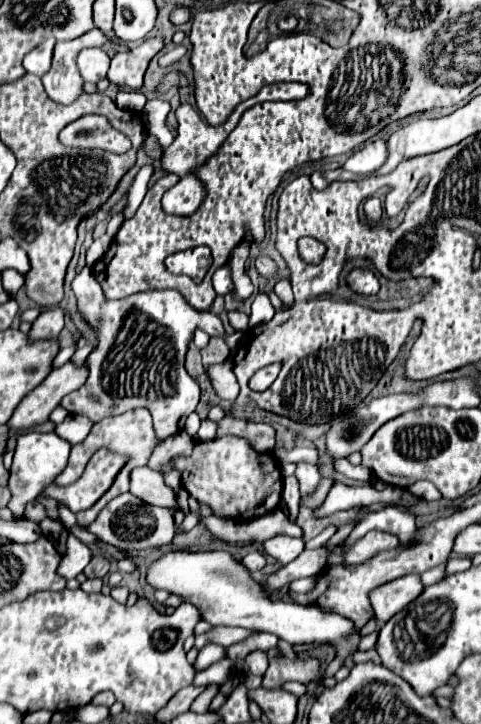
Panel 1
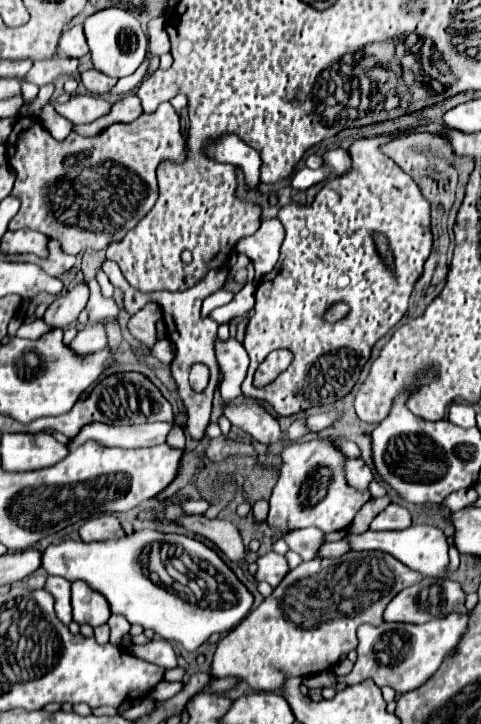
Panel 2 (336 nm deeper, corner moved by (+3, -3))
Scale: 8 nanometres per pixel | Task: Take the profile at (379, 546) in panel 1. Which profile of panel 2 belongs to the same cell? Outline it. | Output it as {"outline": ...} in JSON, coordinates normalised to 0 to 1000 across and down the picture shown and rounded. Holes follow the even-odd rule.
{"outline":[[[811,695],[794,709],[786,709],[773,722],[769,722],[769,731],[773,733],[802,733],[802,731],[840,731],[840,728],[852,728],[852,709],[823,698],[823,695]]]}

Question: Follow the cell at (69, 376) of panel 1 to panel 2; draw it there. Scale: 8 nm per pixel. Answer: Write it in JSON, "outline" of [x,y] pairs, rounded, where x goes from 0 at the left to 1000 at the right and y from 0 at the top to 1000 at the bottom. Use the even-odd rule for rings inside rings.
{"outline":[[[204,446],[195,452],[175,452],[170,457],[162,457],[154,471],[146,474],[146,482],[158,490],[187,490],[212,485],[220,479],[220,471],[220,454],[212,446]]]}

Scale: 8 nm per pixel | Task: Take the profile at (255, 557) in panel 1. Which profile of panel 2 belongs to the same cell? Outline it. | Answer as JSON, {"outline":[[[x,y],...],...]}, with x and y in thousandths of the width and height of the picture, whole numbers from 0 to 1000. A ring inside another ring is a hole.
{"outline":[[[570,761],[545,767],[532,775],[532,780],[536,780],[536,789],[528,794],[532,802],[557,802],[565,811],[574,811],[586,802],[586,797],[599,791],[595,772]]]}

